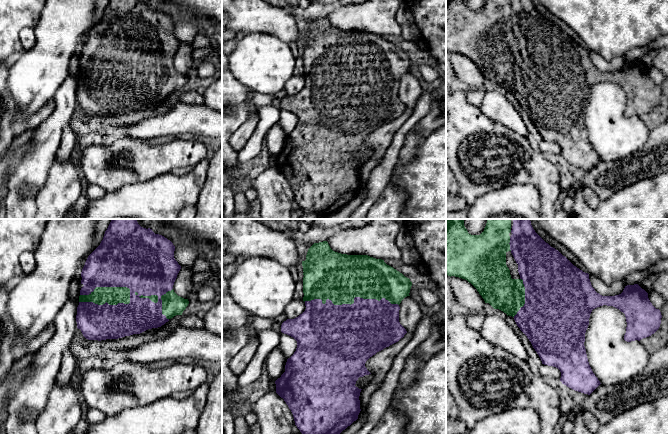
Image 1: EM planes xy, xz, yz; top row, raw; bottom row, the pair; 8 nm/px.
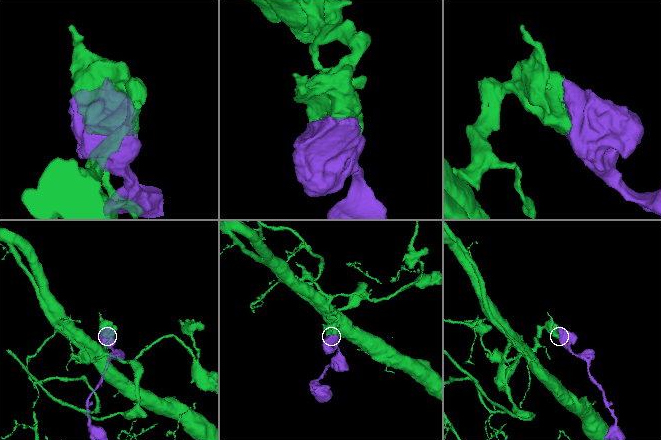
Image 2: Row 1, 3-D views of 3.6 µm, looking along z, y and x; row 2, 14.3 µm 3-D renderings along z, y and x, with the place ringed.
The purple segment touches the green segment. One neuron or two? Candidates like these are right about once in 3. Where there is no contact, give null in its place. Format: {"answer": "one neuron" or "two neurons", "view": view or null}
{"answer": "one neuron", "view": "xy"}

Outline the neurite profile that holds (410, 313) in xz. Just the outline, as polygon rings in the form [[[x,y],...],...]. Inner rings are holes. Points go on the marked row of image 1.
[[[410,296],[399,304],[399,322],[408,333],[413,333],[420,322],[422,311],[420,305]]]

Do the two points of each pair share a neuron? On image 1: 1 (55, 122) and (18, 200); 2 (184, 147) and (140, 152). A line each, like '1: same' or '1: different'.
1: same
2: same

